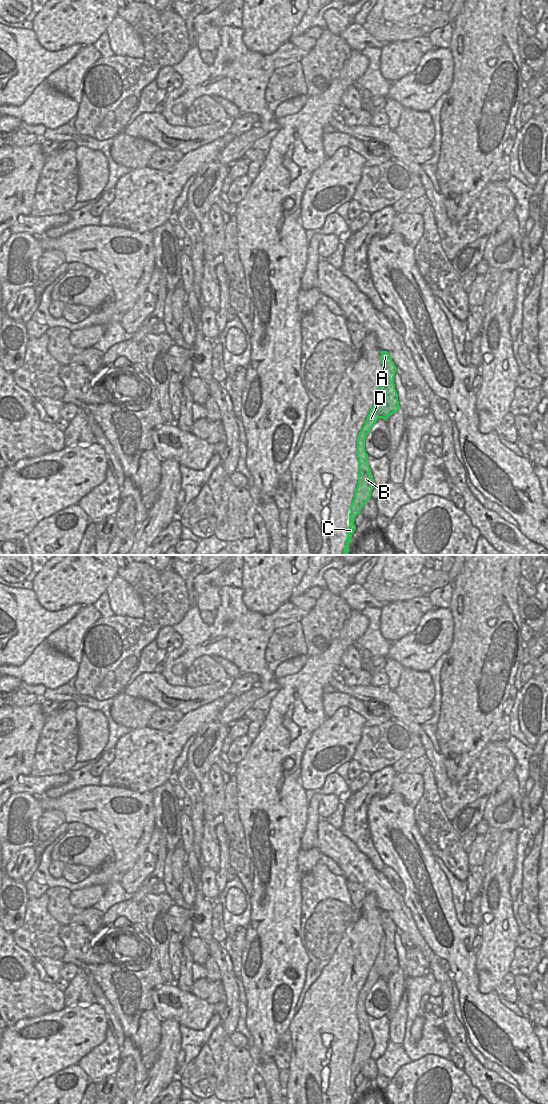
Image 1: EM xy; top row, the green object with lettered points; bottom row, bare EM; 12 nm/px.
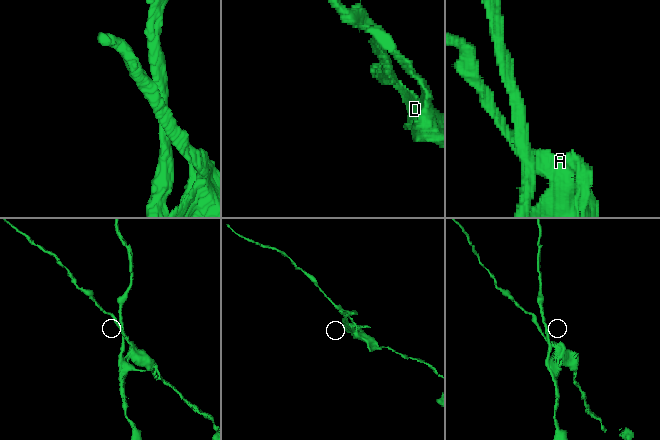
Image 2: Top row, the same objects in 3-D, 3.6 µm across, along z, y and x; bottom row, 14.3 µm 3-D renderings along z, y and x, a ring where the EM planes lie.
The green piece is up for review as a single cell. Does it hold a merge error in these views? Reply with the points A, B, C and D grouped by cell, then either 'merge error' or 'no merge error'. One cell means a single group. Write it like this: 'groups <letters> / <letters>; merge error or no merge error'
groups A / B C D; merge error

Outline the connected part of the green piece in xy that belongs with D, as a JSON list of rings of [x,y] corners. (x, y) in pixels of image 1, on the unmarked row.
[[[382,935],[379,944],[379,953],[367,976],[367,979],[359,992],[357,999],[357,1018],[359,1023],[358,1044],[355,1049],[354,1059],[350,1067],[349,1086],[347,1088],[346,1104],[353,1102],[351,1097],[356,1089],[355,1077],[361,1073],[362,1067],[371,1058],[374,1048],[374,1039],[367,1021],[368,1014],[365,1010],[365,1000],[376,981],[381,978],[381,969],[385,961],[386,936]]]

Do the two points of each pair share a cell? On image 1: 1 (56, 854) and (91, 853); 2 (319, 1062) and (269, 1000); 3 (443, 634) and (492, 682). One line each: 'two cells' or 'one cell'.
1: one cell
2: two cells
3: two cells

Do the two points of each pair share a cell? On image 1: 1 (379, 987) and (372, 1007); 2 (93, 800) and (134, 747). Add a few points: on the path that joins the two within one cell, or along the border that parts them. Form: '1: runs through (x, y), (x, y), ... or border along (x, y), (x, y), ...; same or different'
1: runs through (374, 990), (368, 1002); same
2: border along (100, 785), (119, 786), (128, 790); different

